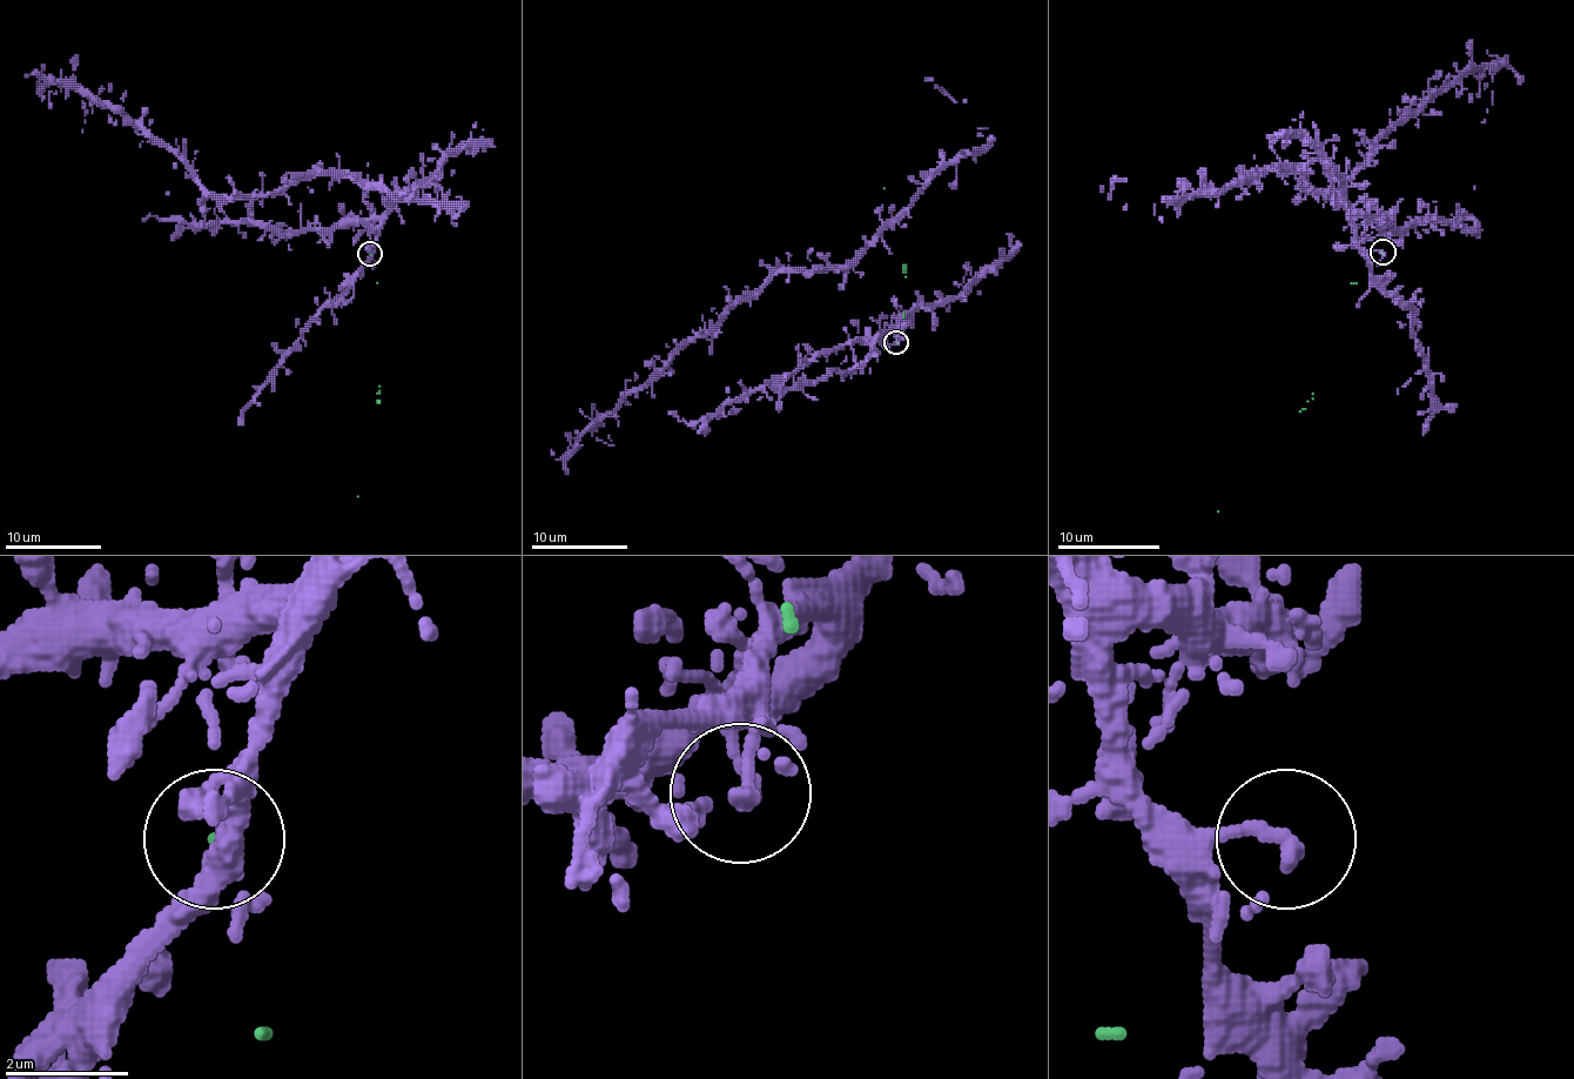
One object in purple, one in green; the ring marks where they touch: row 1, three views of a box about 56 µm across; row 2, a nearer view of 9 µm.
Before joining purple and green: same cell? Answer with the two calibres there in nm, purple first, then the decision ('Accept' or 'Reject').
Thickness 320 nm (purple) against 50 nm. Reject

